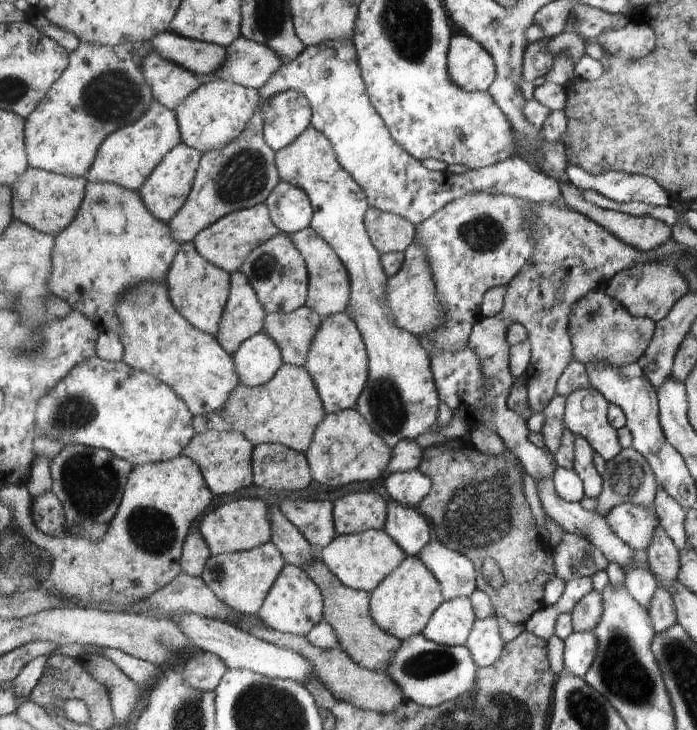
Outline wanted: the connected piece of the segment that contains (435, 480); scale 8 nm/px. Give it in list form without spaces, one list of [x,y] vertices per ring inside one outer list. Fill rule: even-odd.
[[[472,442],[463,444],[461,450],[449,446],[431,446],[422,450],[422,460],[417,468],[431,478],[433,486],[432,492],[429,492],[418,509],[428,520],[432,520],[439,541],[473,562],[477,572],[477,589],[491,598],[499,616],[503,616],[511,624],[525,628],[528,621],[547,606],[542,592],[547,582],[556,576],[556,557],[555,550],[544,544],[539,528],[535,528],[531,506],[523,492],[522,473],[526,469],[517,454],[505,447],[502,455],[489,456],[475,449]],[[485,558],[493,559],[504,576],[504,583],[497,590],[483,580],[481,566]]]

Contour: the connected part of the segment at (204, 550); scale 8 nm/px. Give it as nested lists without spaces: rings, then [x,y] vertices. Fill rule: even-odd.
[[[194,529],[184,544],[182,568],[190,576],[201,577],[204,575],[212,550],[208,541],[200,531]]]

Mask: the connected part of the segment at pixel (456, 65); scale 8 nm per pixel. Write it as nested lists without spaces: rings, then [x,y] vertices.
[[[459,34],[449,50],[449,74],[467,92],[486,92],[497,78],[496,61],[477,40]]]

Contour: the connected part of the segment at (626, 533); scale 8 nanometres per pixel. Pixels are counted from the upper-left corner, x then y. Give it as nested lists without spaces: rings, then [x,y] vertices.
[[[625,503],[615,506],[607,514],[607,522],[613,526],[613,532],[617,532],[617,536],[629,544],[629,548],[637,551],[649,547],[658,519],[651,506]]]

